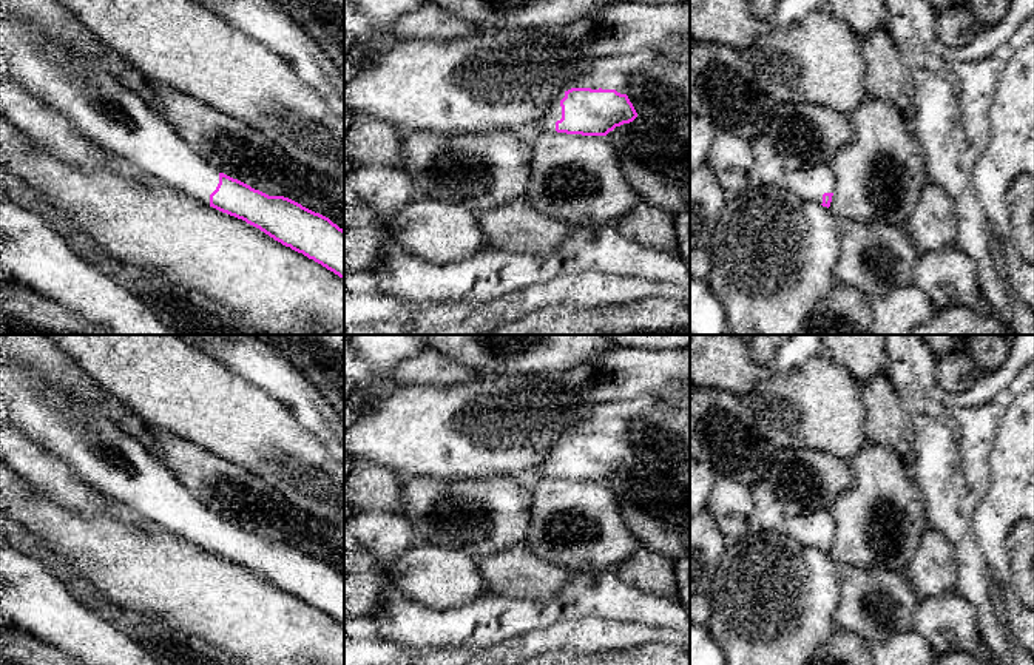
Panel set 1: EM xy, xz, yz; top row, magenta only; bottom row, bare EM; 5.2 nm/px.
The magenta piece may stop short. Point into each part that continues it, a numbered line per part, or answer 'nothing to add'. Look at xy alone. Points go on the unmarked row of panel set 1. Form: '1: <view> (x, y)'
1: xy (102, 454)

